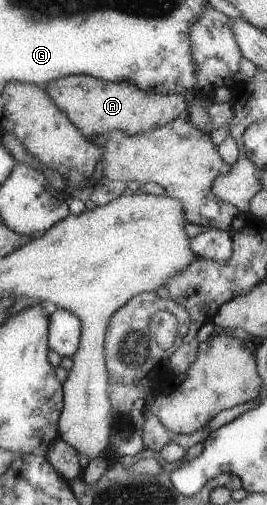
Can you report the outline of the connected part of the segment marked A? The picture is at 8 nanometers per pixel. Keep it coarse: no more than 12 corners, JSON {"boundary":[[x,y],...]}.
{"boundary":[[86,74],[46,89],[86,137],[131,136],[186,111],[183,95]]}

